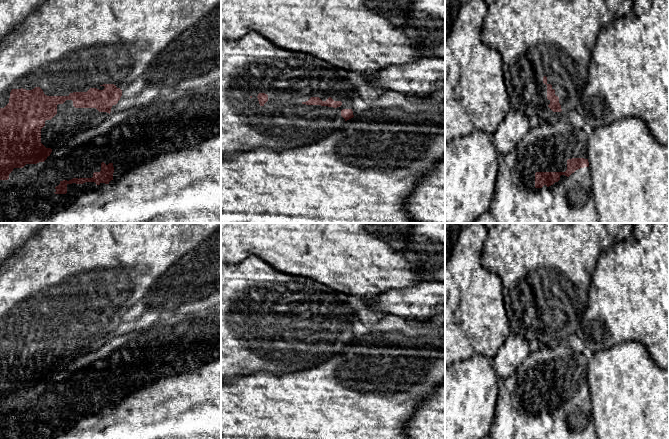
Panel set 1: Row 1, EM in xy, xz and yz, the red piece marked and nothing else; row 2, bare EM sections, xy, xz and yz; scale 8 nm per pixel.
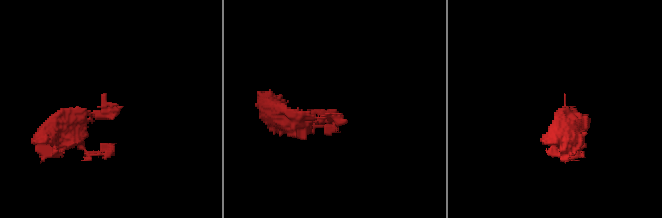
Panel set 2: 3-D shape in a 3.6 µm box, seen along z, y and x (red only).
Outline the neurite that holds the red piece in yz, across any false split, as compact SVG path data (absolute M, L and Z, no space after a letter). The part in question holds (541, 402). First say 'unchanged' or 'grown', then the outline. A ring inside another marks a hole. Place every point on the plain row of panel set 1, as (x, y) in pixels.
unchanged; M572 382L567 384L567 394L565 396L536 396L535 397L535 412L542 412L553 409L560 404L561 399L569 401L576 394L584 391L589 391L588 383Z

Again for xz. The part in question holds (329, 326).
grown; M251 255L239 263L221 262L221 378L237 378L258 371L283 374L316 367L334 356L340 347L354 341L351 333L355 310L348 303L348 295L307 277L293 276L274 269L266 261Z

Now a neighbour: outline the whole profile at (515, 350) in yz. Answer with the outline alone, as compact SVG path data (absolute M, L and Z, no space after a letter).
M510 333L492 359L498 380L505 380L513 375L529 355L529 343L524 336Z

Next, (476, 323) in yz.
M469 223L460 231L450 258L445 263L445 368L475 355L493 359L510 334L502 280L497 273L489 271L482 265L481 257L487 235L485 223Z

